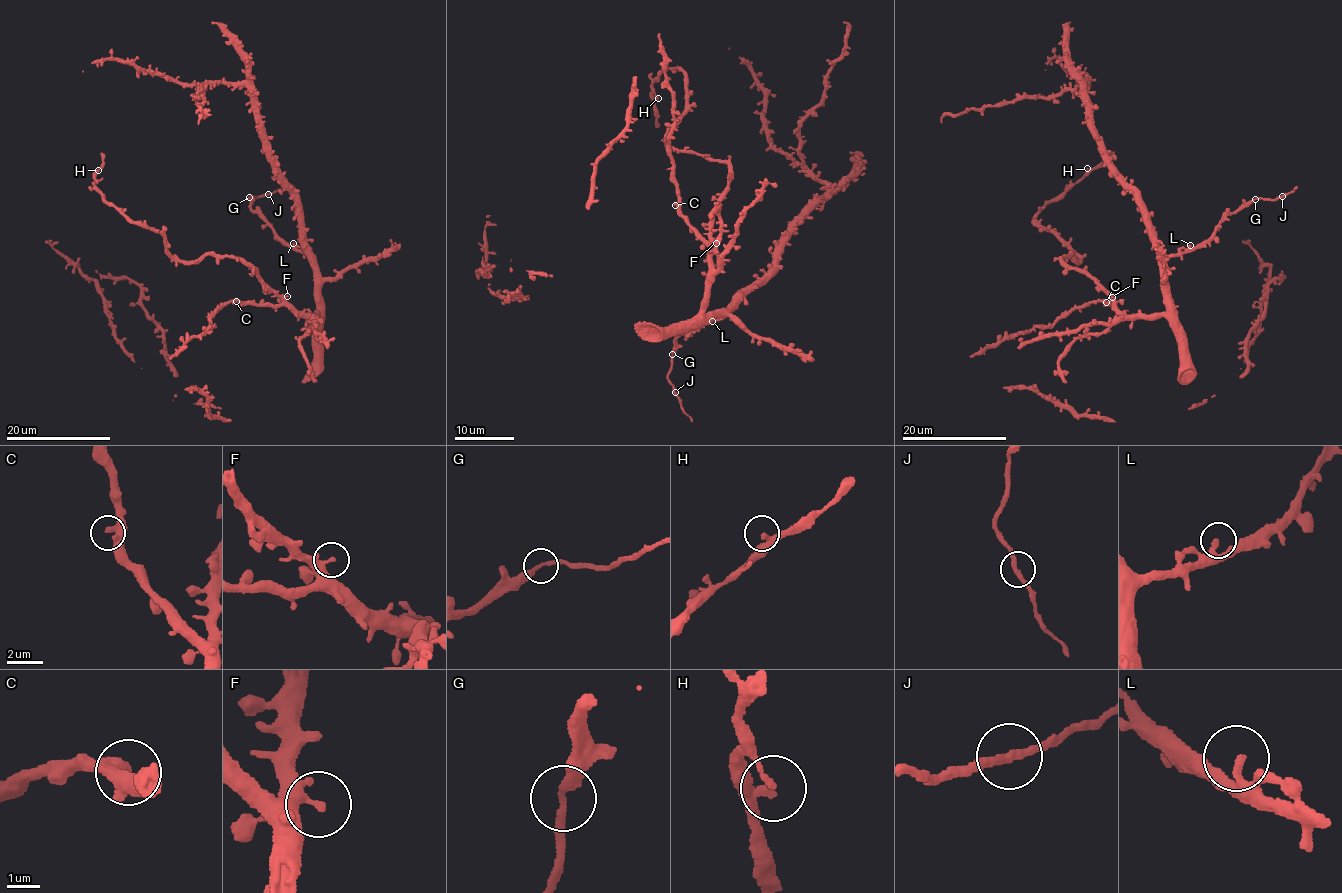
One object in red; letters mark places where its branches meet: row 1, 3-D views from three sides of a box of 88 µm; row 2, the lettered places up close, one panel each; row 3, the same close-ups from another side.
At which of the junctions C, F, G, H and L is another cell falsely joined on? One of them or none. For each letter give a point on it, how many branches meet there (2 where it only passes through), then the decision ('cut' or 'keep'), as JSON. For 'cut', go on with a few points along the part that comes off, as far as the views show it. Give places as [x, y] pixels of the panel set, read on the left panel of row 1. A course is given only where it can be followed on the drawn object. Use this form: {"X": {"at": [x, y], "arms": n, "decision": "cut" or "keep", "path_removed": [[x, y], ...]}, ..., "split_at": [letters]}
{"C": {"at": [236, 301], "arms": 2, "decision": "keep"}, "F": {"at": [287, 296], "arms": 2, "decision": "keep"}, "G": {"at": [249, 197], "arms": 2, "decision": "cut", "path_removed": [[249, 197], [259, 196], [292, 184]]}, "H": {"at": [98, 170], "arms": 2, "decision": "keep"}, "L": {"at": [293, 243], "arms": 1, "decision": "keep"}, "split_at": ["G"]}

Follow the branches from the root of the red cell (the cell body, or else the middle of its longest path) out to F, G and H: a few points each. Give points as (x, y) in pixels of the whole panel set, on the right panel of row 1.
F: (1044, 326), (1092, 302), (1113, 305), (1112, 297)
G: (1044, 326), (1092, 302), (1110, 302), (1127, 315), (1161, 314), (1167, 259), (1205, 243), (1224, 217), (1255, 199)
H: (1044, 326), (1092, 302), (1114, 303), (1092, 278), (1063, 265), (1065, 256), (1081, 261), (1034, 220), (1087, 168)

